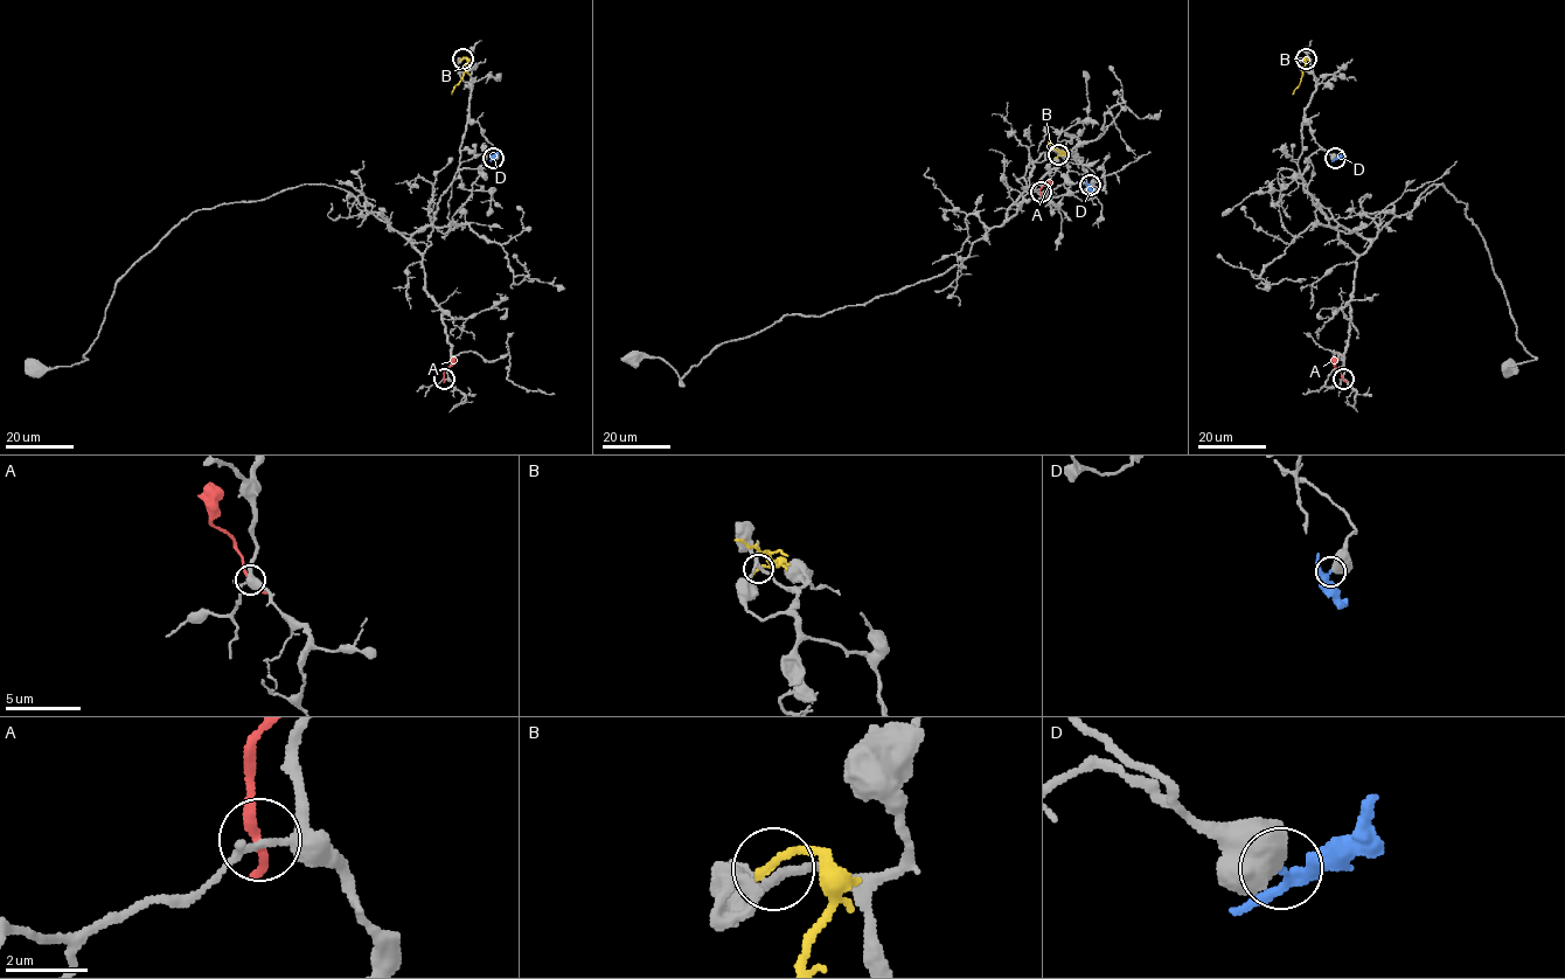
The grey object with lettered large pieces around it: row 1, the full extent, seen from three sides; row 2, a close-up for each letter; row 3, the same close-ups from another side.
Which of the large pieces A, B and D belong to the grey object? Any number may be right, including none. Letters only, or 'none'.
none

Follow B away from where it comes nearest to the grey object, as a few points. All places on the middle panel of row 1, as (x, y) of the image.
B: (1059, 155), (1063, 153), (1048, 141)

